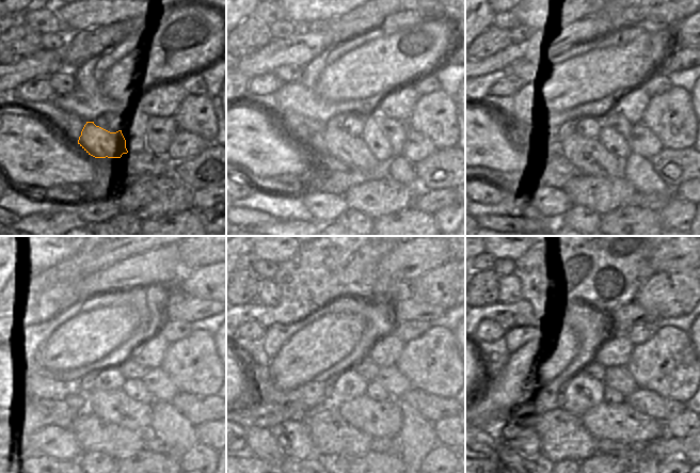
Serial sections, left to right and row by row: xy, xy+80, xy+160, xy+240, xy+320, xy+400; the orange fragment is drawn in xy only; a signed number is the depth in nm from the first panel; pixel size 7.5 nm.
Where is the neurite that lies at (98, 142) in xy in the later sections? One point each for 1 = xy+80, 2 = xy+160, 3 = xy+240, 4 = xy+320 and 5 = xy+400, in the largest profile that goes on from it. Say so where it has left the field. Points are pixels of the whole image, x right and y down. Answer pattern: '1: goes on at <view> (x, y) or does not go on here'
1: goes on at xy+80 (351, 150)
2: goes on at xy+160 (589, 156)
3: goes on at xy+240 (115, 407)
4: goes on at xy+320 (378, 419)
5: goes on at xy+400 (622, 423)

